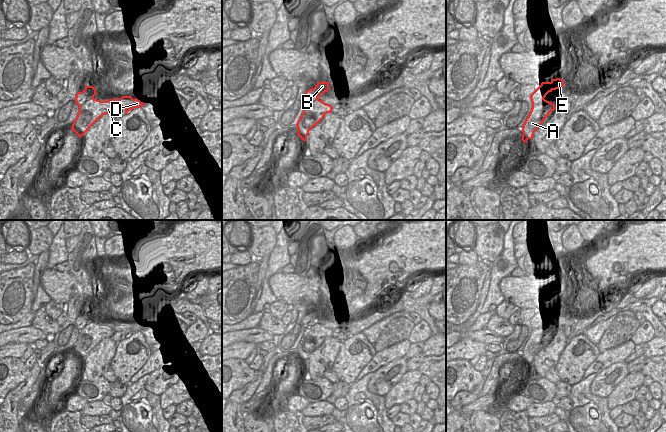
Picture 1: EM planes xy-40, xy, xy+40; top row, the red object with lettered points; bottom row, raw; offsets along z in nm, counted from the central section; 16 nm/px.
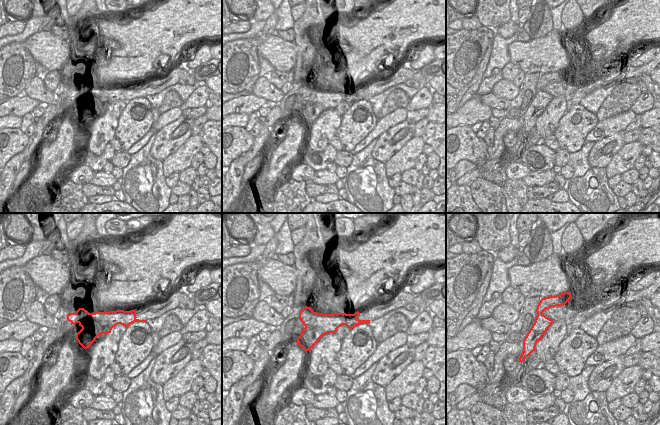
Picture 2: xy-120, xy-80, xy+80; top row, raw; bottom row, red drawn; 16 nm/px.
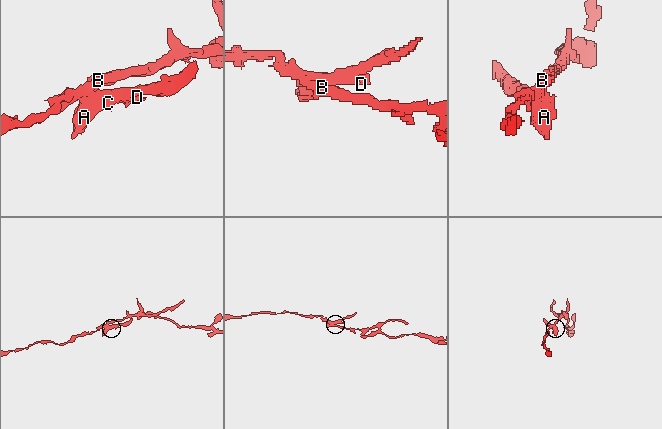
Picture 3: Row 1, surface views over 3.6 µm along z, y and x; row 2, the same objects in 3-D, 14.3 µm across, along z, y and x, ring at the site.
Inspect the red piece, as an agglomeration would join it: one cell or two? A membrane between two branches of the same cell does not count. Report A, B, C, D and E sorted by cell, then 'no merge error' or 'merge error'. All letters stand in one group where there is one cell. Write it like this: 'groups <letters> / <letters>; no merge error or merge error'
groups A C D / B E; merge error

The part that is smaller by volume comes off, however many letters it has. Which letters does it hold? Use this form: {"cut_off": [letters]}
{"cut_off": ["A", "C", "D"]}

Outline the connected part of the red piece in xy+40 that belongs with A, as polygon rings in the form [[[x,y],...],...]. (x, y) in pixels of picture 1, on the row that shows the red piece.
[[[539,99],[536,104],[532,105],[522,127],[523,135],[521,140],[525,143],[528,139],[532,139],[534,132],[541,126],[549,113],[555,109],[555,104],[545,99]]]

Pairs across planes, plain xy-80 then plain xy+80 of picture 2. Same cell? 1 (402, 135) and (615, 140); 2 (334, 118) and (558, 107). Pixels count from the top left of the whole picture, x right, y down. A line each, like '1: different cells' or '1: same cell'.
1: same cell
2: same cell

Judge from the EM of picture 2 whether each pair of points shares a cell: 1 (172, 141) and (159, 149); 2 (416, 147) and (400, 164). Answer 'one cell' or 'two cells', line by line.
1: one cell
2: one cell

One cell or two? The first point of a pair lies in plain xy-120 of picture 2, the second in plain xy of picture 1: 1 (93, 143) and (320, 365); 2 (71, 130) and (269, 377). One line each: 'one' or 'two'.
1: one
2: two

